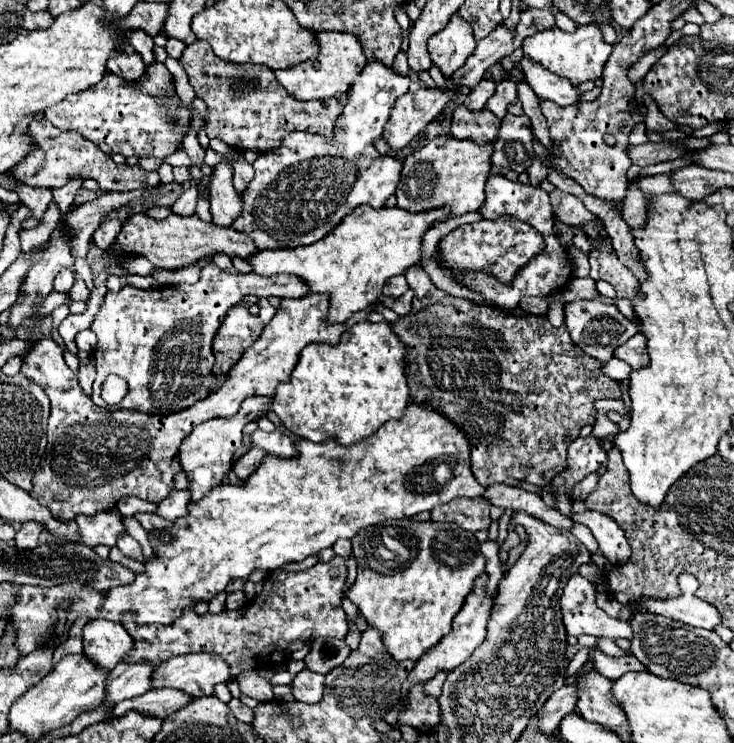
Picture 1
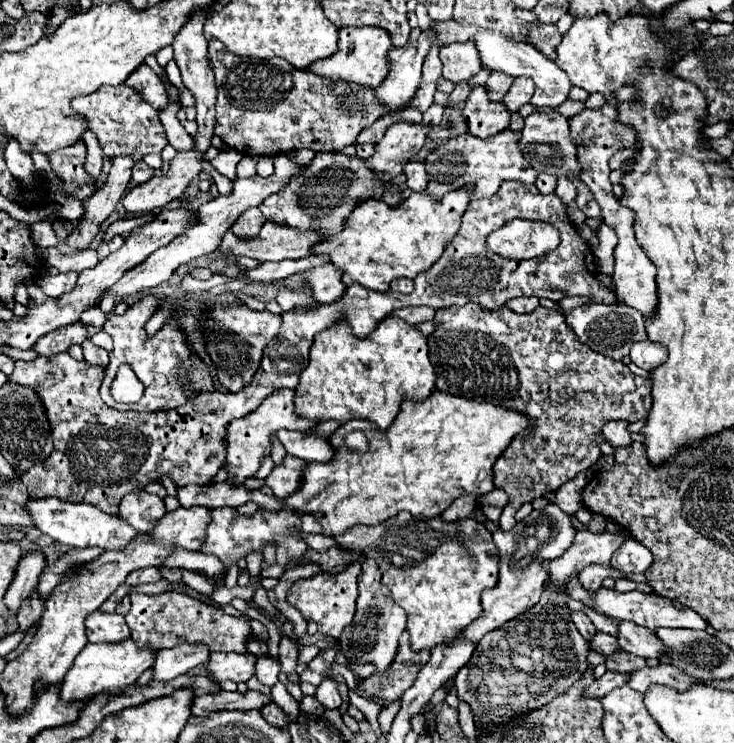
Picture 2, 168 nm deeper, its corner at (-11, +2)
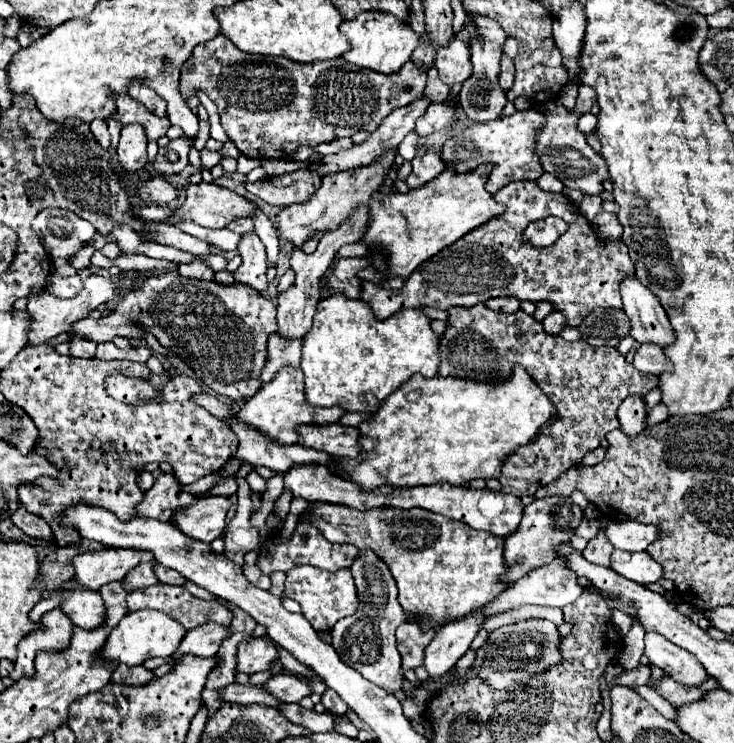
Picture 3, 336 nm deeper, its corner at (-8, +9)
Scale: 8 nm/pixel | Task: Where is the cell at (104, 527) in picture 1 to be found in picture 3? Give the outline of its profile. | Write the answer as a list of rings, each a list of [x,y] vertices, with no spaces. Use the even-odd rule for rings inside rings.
[[[162,474],[154,486],[144,492],[142,506],[138,508],[140,516],[146,518],[156,518],[160,522],[168,522],[172,512],[180,506],[178,502],[180,494],[180,482],[176,480],[174,474]]]

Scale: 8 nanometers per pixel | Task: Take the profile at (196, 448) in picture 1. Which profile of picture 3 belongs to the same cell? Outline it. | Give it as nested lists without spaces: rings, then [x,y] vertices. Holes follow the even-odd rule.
[[[284,366],[276,378],[272,378],[272,382],[268,382],[248,404],[244,404],[244,408],[240,408],[238,416],[256,426],[258,430],[264,430],[264,434],[268,434],[270,438],[276,438],[284,444],[296,444],[300,442],[300,436],[296,432],[298,426],[302,424],[332,424],[338,422],[342,416],[346,414],[346,410],[340,408],[328,408],[328,410],[320,410],[314,406],[308,406],[306,402],[306,394],[304,394],[304,374],[300,368],[292,368],[292,366]]]

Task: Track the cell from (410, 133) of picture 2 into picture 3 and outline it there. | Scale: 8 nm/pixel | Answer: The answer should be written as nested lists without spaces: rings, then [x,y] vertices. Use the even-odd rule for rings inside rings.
[[[388,152],[366,168],[352,168],[352,170],[344,170],[344,172],[326,174],[322,178],[322,186],[316,190],[316,194],[312,196],[310,202],[292,204],[278,214],[278,238],[290,242],[294,248],[302,248],[302,244],[306,240],[310,240],[314,232],[322,234],[322,232],[328,232],[328,230],[334,230],[336,226],[340,226],[340,222],[344,222],[344,218],[348,218],[348,214],[352,214],[352,210],[360,202],[368,202],[372,192],[376,192],[380,188],[380,184],[384,182],[384,178],[394,162],[394,154],[396,152]]]

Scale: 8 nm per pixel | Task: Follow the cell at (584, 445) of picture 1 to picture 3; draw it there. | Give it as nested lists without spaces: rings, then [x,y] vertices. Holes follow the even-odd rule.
[[[628,396],[618,410],[618,420],[620,428],[628,436],[636,436],[646,428],[646,416],[648,416],[648,406],[642,396]]]

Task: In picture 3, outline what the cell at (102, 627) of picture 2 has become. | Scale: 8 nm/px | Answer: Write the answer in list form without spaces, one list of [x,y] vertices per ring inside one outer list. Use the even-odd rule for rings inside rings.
[[[64,582],[48,598],[32,608],[32,620],[40,620],[46,612],[60,608],[72,624],[94,630],[104,622],[104,602],[96,590],[78,586],[76,582]]]

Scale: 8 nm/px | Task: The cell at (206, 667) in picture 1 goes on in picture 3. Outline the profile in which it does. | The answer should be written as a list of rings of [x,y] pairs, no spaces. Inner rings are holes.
[[[268,636],[244,640],[238,646],[238,672],[256,674],[270,670],[278,658],[280,654],[276,650],[276,644]]]

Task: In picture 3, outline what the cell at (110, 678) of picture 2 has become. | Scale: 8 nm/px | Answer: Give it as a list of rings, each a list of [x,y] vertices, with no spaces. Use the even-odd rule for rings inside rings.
[[[136,610],[136,612],[130,612],[128,616],[124,616],[120,620],[120,624],[112,630],[112,634],[108,636],[108,640],[104,644],[102,658],[124,662],[128,666],[136,666],[154,656],[162,656],[162,658],[172,656],[178,650],[184,634],[186,634],[186,628],[180,622],[176,622],[174,618],[170,618],[168,614],[156,612],[156,610]]]

